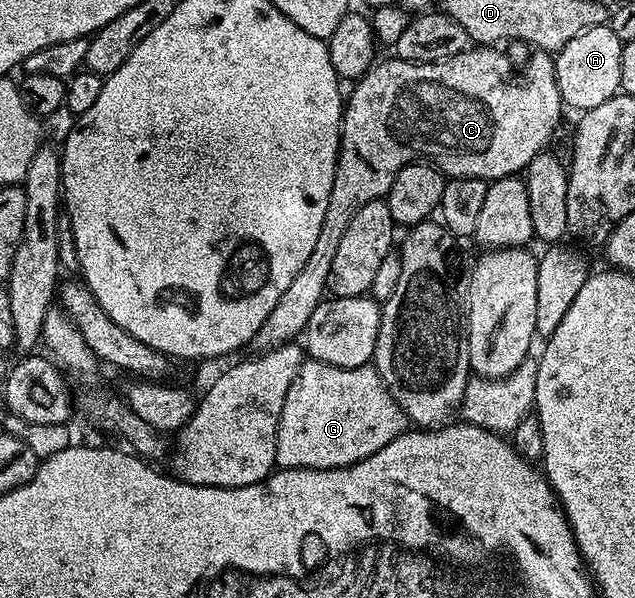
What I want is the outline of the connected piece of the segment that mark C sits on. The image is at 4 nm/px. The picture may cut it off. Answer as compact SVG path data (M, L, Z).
M471 46L466 52L448 60L438 60L435 64L414 64L411 60L398 58L380 59L364 76L359 77L352 87L356 88L349 92L345 100L343 127L339 133L339 159L335 162L333 190L329 194L329 206L325 206L321 234L317 234L309 262L301 266L301 274L293 278L289 290L285 290L277 306L273 306L273 314L265 318L261 330L257 330L251 339L250 347L256 348L256 353L272 352L274 348L302 337L309 322L309 314L313 314L313 310L317 310L317 306L325 299L327 279L333 270L337 245L349 222L353 222L353 214L357 214L357 210L369 202L384 199L393 186L393 178L397 178L405 165L422 158L433 162L440 172L451 178L472 176L478 180L500 180L522 173L527 163L550 145L547 143L551 135L557 132L560 123L551 120L551 116L543 112L543 100L535 100L535 88L543 92L543 84L547 84L543 69L544 53L539 50L530 53L531 78L525 84L518 84L515 80L503 80L502 70L495 68L495 51L491 46Z

